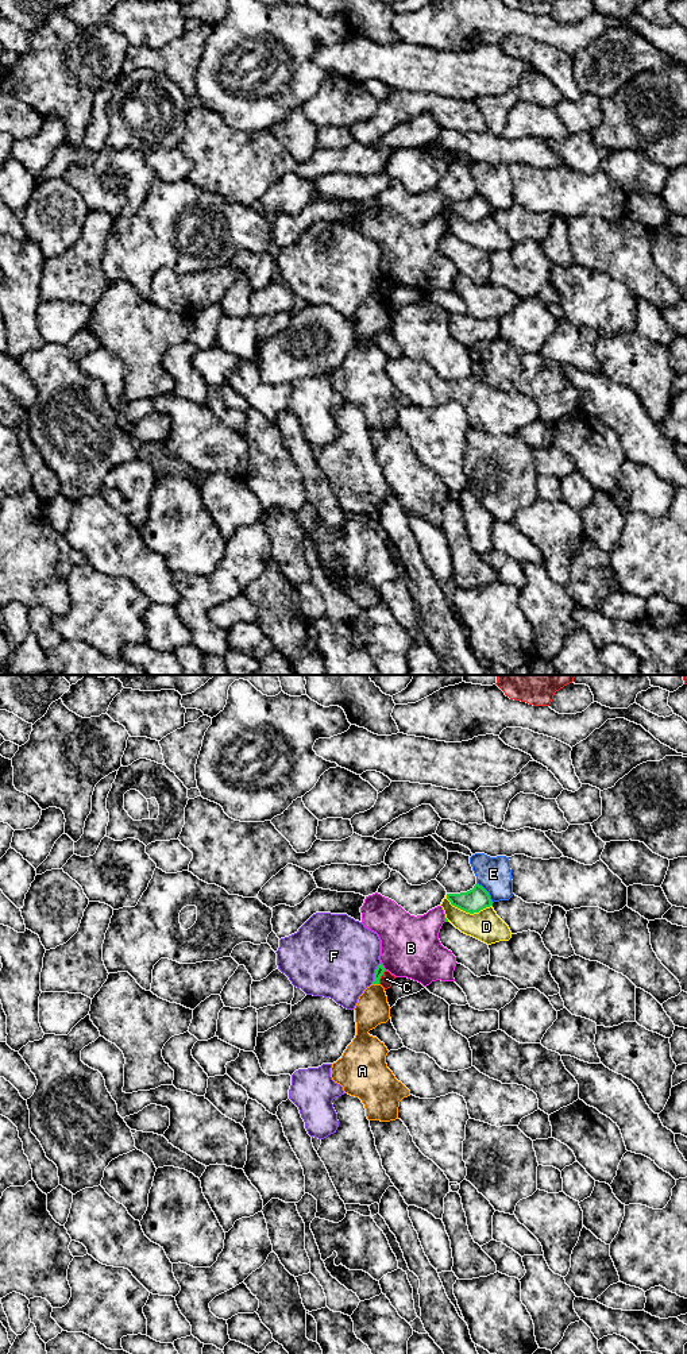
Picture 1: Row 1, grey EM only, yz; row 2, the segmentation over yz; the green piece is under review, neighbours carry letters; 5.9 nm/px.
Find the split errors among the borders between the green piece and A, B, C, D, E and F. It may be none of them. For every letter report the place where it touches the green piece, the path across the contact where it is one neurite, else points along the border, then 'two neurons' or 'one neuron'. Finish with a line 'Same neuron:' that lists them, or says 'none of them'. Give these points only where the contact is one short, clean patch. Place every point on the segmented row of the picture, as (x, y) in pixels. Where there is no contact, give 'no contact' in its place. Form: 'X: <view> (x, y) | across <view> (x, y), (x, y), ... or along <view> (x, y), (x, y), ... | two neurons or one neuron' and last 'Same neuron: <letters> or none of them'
A: yz (375, 983) | along yz (373, 983), (378, 984) | two neurons
B: yz (382, 967) | two neurons
C: yz (381, 975) | along yz (385, 969), (378, 983) | two neurons
D: yz (467, 911) | two neurons
E: yz (487, 892) | two neurons
F: yz (374, 973) | two neurons
Same neuron: none of them

